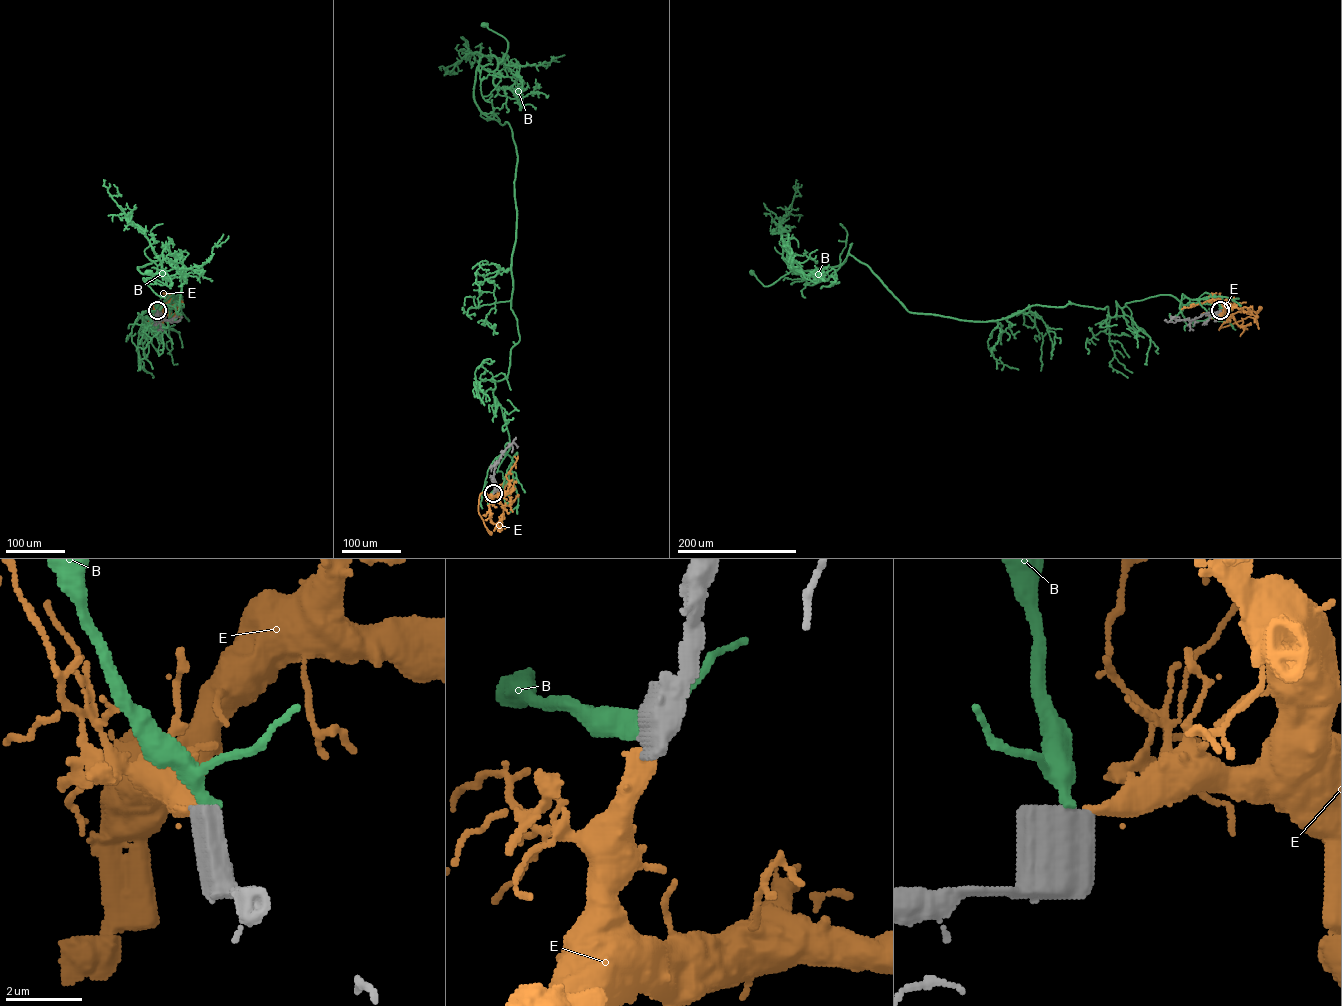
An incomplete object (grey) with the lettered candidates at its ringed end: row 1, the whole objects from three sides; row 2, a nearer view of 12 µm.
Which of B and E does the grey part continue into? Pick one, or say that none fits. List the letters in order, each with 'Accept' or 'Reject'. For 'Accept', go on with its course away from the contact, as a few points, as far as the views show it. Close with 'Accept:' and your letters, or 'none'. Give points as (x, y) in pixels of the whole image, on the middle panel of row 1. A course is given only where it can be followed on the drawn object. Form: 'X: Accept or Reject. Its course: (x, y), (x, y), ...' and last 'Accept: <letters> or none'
B: Reject
E: Accept. Its course: (493, 493), (489, 500), (483, 492), (478, 501), (479, 514), (490, 533)
Accept: E

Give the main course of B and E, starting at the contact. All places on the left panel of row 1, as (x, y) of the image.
B: (157, 310), (167, 295), (159, 317), (183, 306), (176, 321), (167, 243), (137, 269), (172, 285), (148, 272)
E: (157, 310), (147, 330), (142, 321), (150, 318), (154, 308)

